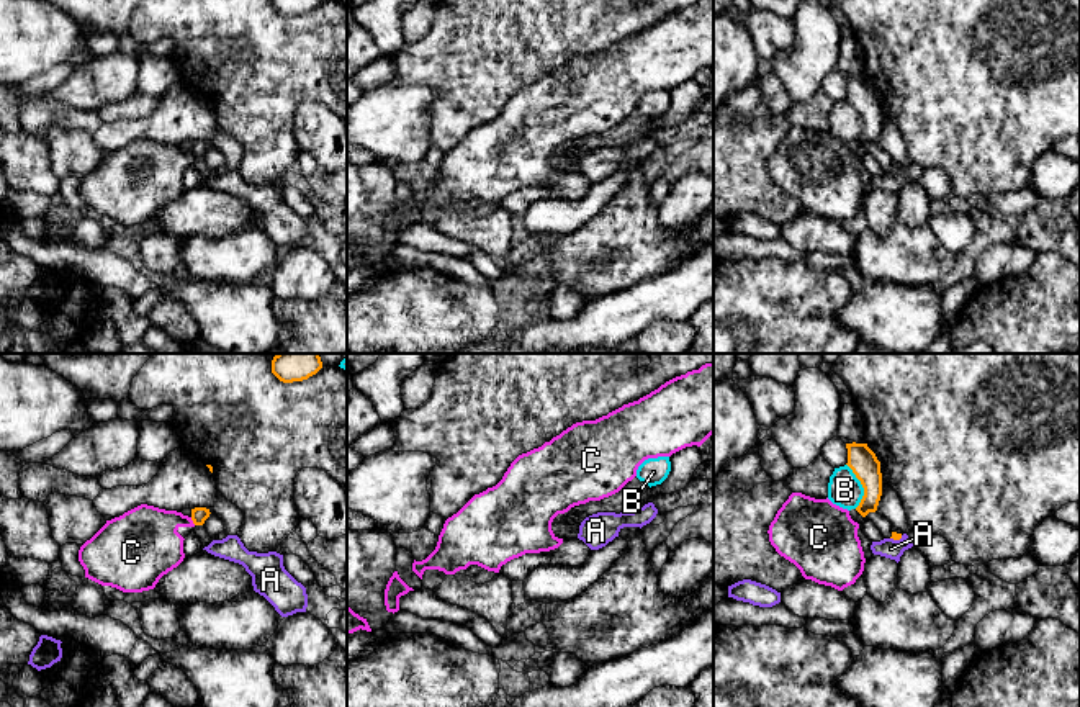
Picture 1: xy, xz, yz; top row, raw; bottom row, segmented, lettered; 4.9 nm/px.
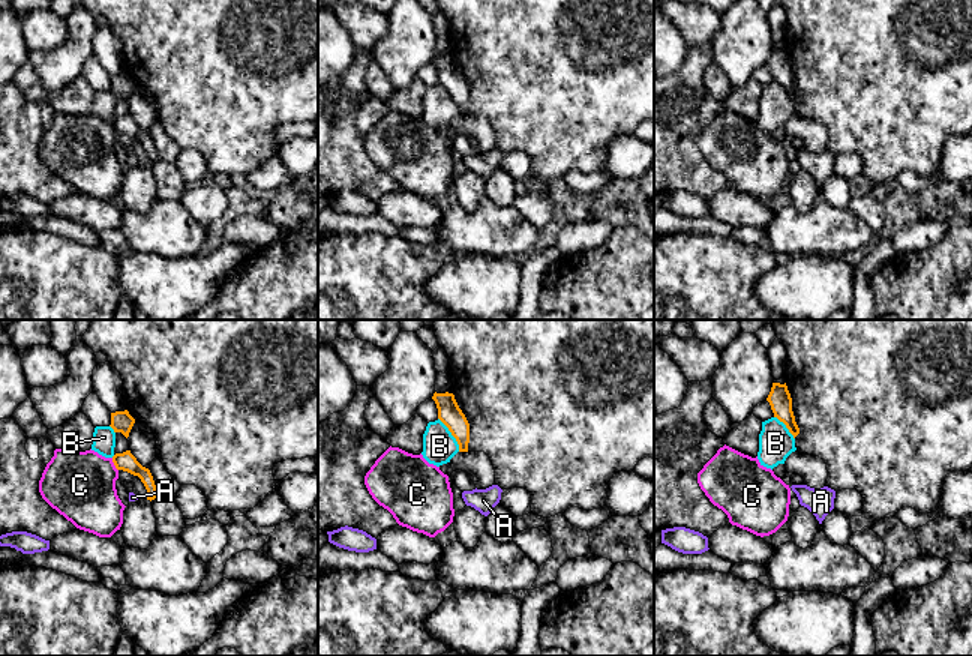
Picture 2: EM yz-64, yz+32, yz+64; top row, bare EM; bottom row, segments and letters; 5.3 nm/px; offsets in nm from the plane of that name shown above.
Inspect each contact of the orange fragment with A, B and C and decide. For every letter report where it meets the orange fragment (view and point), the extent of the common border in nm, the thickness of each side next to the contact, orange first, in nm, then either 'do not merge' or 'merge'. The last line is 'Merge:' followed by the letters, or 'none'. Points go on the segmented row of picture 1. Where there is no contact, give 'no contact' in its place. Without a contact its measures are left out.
A: contact yz (895, 539); length 70 nm; calibres 40 and 100 nm; do not merge
B: contact yz (863, 486); length 220 nm; calibres 140 and 170 nm; do not merge
C: contact xy (192, 519); length 50 nm; calibres 80 and 320 nm; do not merge
Merge: none

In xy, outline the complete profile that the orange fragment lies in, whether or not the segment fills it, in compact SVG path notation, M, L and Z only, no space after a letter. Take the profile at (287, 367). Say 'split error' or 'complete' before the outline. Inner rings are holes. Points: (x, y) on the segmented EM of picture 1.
complete | M277 354L272 373L283 383L303 381L322 368L319 354Z

